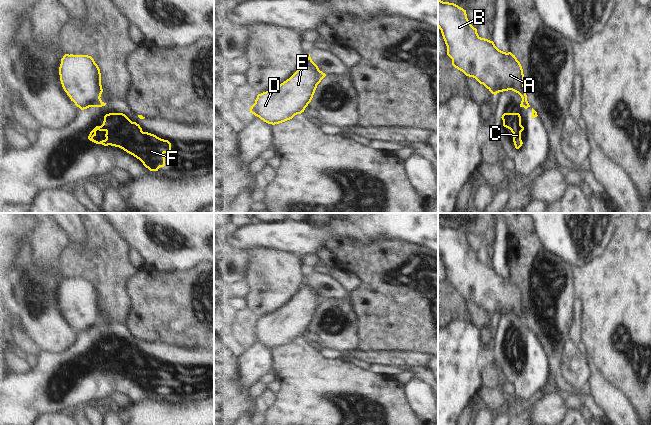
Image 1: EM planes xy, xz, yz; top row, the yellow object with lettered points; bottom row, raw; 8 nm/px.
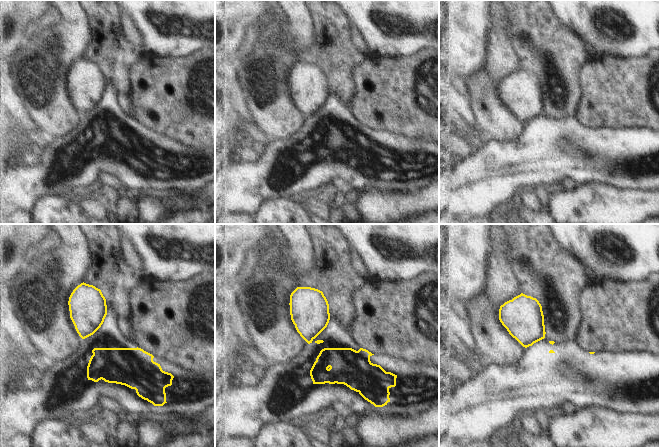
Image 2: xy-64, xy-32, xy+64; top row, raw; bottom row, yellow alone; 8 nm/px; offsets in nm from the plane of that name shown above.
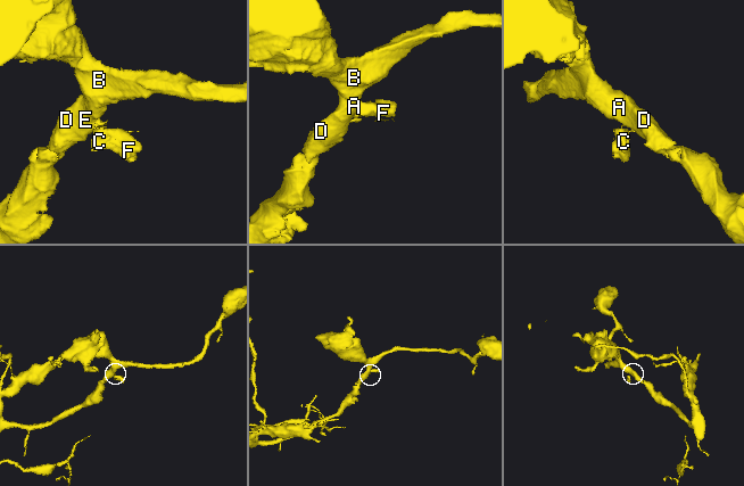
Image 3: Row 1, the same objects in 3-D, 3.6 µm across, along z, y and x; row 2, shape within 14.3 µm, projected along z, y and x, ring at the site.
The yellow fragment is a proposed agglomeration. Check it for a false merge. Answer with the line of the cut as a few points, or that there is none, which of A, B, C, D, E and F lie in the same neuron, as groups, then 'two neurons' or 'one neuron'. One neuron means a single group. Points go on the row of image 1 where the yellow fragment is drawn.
cut xy (100, 98), (89, 106); groups A B D E / C F; two neurons

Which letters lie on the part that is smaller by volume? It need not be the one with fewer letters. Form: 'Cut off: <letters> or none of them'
Cut off: C, F

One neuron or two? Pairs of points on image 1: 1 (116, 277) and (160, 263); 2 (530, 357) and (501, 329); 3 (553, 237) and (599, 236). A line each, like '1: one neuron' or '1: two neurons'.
1: two neurons
2: one neuron
3: one neuron

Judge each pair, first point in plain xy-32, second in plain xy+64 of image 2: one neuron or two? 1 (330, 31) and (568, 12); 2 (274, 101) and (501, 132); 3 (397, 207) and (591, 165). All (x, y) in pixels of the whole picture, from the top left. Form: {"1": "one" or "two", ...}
{"1": "two", "2": "one", "3": "two"}

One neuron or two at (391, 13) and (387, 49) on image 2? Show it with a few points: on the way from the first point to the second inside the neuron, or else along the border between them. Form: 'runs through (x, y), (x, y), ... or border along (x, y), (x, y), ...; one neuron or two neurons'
runs through (392, 22), (392, 30), (387, 35), (387, 40); one neuron

